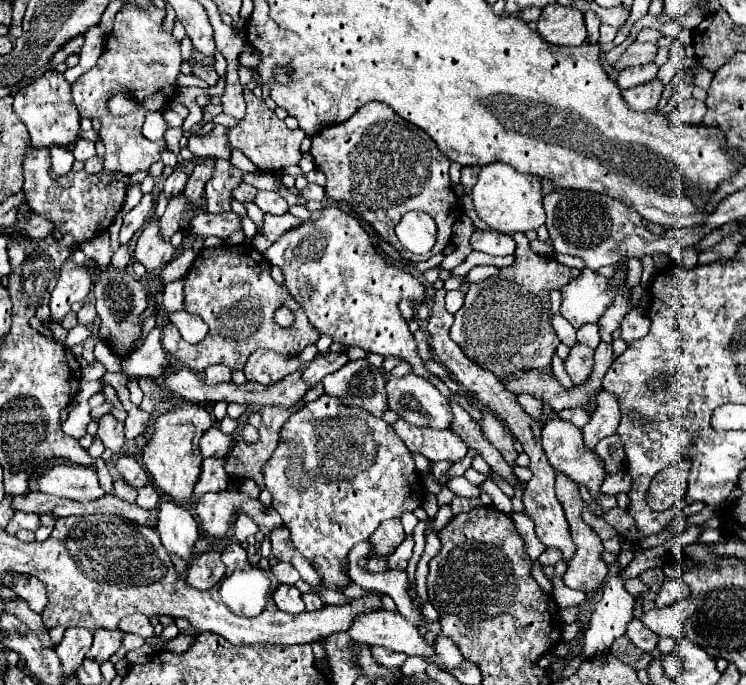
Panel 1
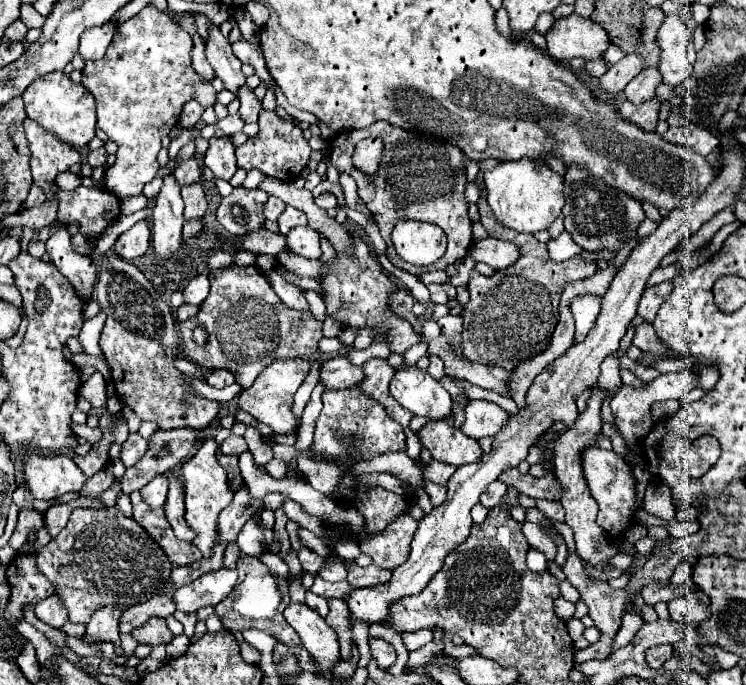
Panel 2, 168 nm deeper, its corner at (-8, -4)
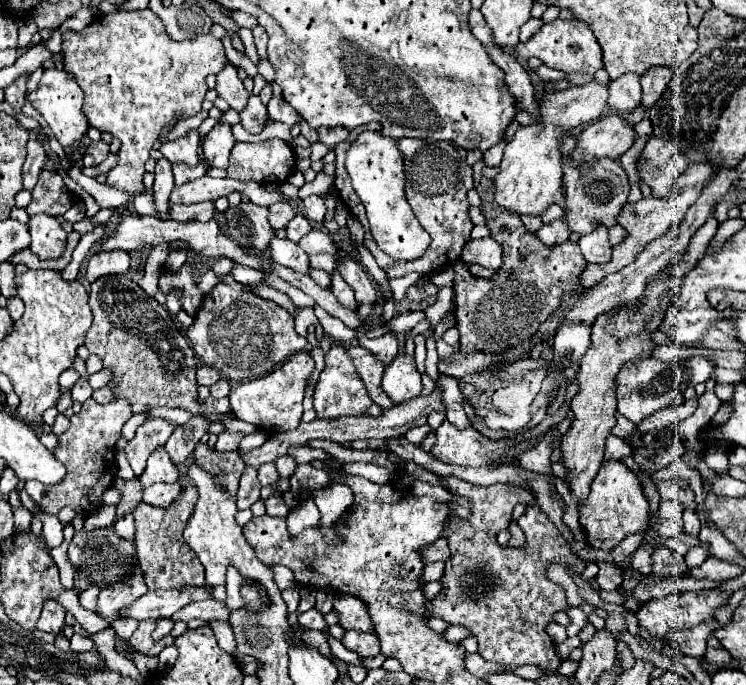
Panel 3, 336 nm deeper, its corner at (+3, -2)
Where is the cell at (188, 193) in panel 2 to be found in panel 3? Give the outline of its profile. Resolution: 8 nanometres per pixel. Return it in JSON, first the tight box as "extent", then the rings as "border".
{"extent":[173,161,207,185],"border":[[[203,161],[197,163],[197,167],[189,167],[187,163],[175,163],[173,165],[173,175],[175,175],[175,185],[183,185],[187,181],[193,181],[197,177],[203,177],[207,173],[207,165]]]}

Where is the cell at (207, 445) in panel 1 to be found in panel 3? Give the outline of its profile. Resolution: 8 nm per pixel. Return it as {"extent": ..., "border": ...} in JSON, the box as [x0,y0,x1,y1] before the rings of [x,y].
{"extent":[217,433,243,451],"border":[[[219,433],[219,439],[217,439],[217,451],[237,451],[239,449],[239,443],[243,439],[243,433]]]}

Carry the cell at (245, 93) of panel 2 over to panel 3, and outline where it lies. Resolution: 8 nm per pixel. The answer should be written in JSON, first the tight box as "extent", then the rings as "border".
{"extent":[241,95,267,135],"border":[[[251,95],[247,107],[241,111],[241,125],[249,133],[257,135],[263,131],[265,121],[267,121],[267,105],[263,105],[257,95]]]}

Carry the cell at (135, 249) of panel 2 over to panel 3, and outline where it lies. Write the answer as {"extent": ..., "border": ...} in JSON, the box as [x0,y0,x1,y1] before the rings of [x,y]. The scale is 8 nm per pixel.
{"extent":[85,251,129,283],"border":[[[109,251],[109,253],[95,253],[89,259],[85,279],[93,283],[105,275],[123,275],[129,271],[129,253],[127,251]]]}

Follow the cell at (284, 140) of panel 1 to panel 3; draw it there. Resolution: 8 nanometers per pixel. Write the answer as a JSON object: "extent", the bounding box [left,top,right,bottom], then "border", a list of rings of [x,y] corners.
{"extent":[227,139,295,183],"border":[[[281,139],[261,143],[235,143],[227,167],[231,179],[249,183],[283,183],[293,173],[295,153]]]}

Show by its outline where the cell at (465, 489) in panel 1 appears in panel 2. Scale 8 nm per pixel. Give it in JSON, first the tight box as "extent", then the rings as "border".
{"extent":[424,461,456,485],"border":[[[432,461],[430,465],[424,467],[424,477],[432,483],[438,483],[438,485],[444,485],[448,483],[448,477],[452,477],[452,473],[456,471],[454,465],[448,465],[448,463],[438,463],[438,461]]]}

